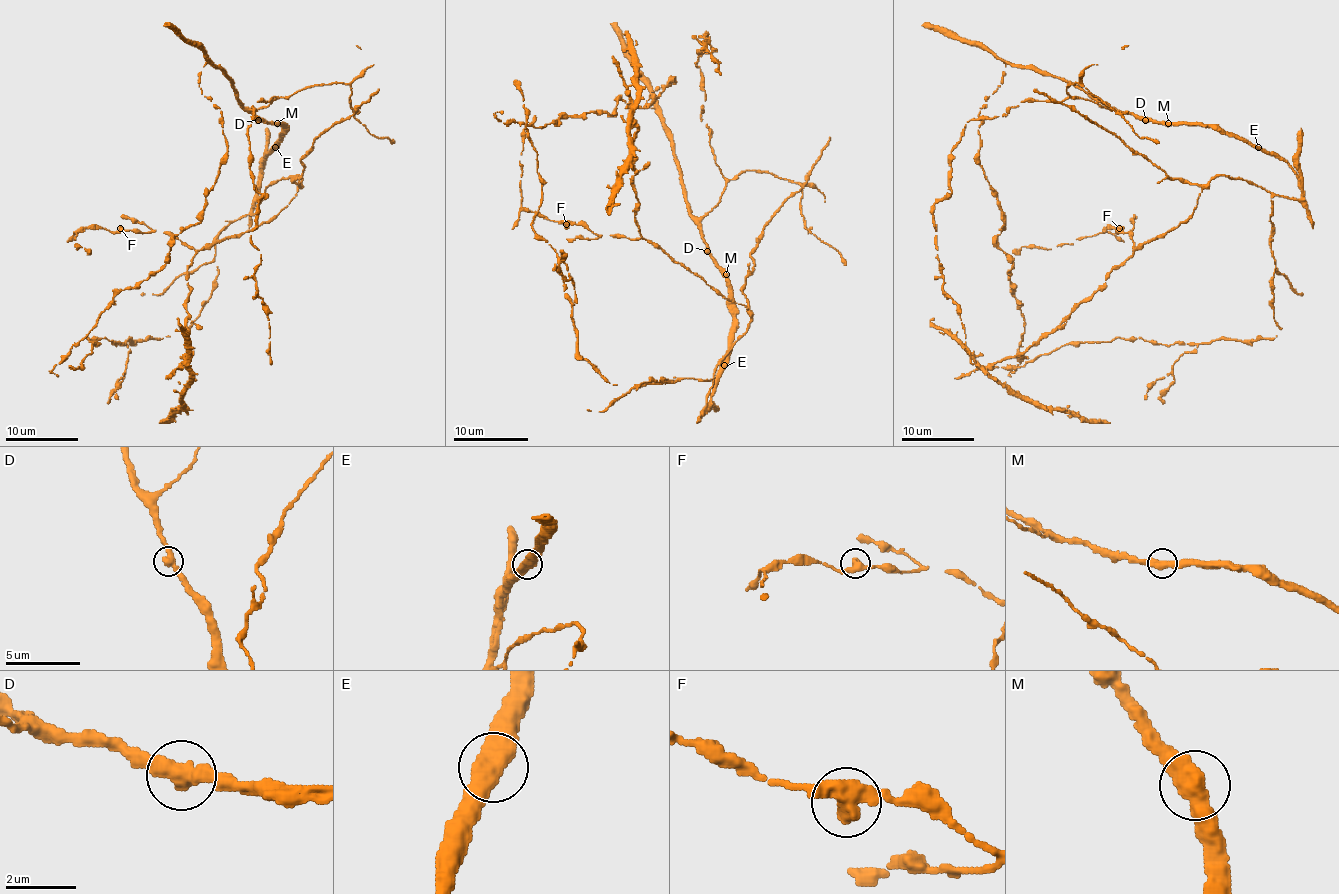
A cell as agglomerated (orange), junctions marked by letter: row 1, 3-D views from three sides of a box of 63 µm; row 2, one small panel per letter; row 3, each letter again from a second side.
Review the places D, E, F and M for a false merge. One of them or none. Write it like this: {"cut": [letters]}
{"cut": []}

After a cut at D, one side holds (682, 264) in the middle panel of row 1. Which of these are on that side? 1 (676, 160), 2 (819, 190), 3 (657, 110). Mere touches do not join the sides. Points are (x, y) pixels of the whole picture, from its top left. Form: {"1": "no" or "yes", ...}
{"1": "no", "2": "no", "3": "no"}

